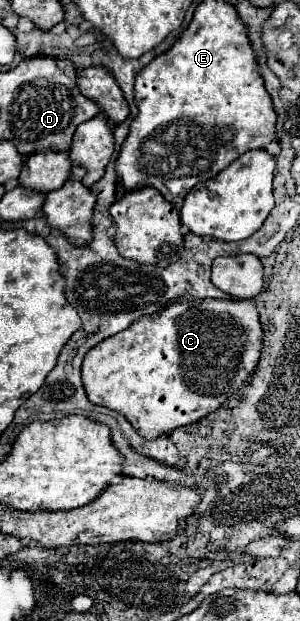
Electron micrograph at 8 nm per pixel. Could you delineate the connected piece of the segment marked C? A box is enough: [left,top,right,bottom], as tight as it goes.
[81,299,263,439]

